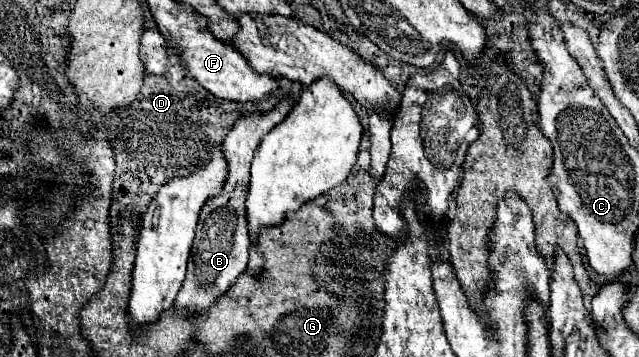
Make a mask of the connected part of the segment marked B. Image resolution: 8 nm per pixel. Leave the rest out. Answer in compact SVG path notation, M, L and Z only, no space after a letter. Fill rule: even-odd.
M294 82L294 86L298 90L292 90L290 96L286 100L282 100L272 112L236 120L232 132L226 136L226 140L222 144L222 154L228 162L228 178L226 178L222 190L216 194L216 198L208 200L200 212L196 238L194 238L190 258L188 258L186 280L174 302L178 312L186 310L186 312L194 312L194 314L206 314L210 310L210 304L216 304L216 300L222 298L224 292L228 292L228 288L246 270L250 236L248 236L248 228L246 228L244 202L246 202L246 194L248 194L250 162L252 162L252 156L254 156L256 148L260 146L260 140L264 138L264 134L268 134L276 124L280 124L286 118L286 114L290 112L290 108L292 108L290 102L300 92L302 84Z

